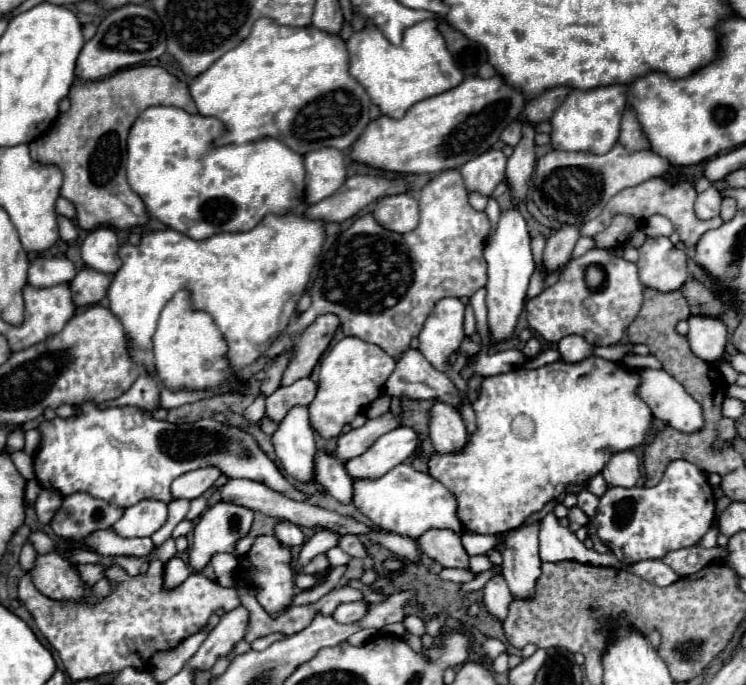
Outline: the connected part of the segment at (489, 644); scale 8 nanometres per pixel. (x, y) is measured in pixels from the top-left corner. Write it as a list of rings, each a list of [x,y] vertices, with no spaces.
[[[487,638],[487,640],[481,644],[481,652],[483,652],[483,656],[487,656],[489,660],[495,660],[499,654],[505,652],[505,644],[503,644],[501,640]]]

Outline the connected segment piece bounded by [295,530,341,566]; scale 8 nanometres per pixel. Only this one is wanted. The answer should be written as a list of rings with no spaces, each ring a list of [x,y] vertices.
[[[319,530],[311,540],[307,540],[307,542],[303,544],[303,550],[299,552],[295,564],[297,564],[297,566],[309,564],[317,554],[325,554],[327,550],[331,550],[333,546],[337,546],[337,540],[339,540],[339,538],[341,538],[341,536],[335,534],[333,530]]]

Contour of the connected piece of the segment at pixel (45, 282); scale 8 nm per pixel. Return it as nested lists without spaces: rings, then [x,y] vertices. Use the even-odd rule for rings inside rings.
[[[37,256],[29,266],[29,284],[35,288],[49,288],[57,284],[69,284],[77,270],[65,256]]]

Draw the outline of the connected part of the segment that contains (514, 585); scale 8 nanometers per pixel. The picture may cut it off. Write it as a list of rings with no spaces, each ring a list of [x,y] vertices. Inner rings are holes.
[[[539,522],[523,524],[521,528],[509,532],[505,540],[499,544],[499,552],[503,554],[503,578],[515,600],[533,600],[535,584],[541,576],[541,560],[539,560]]]

